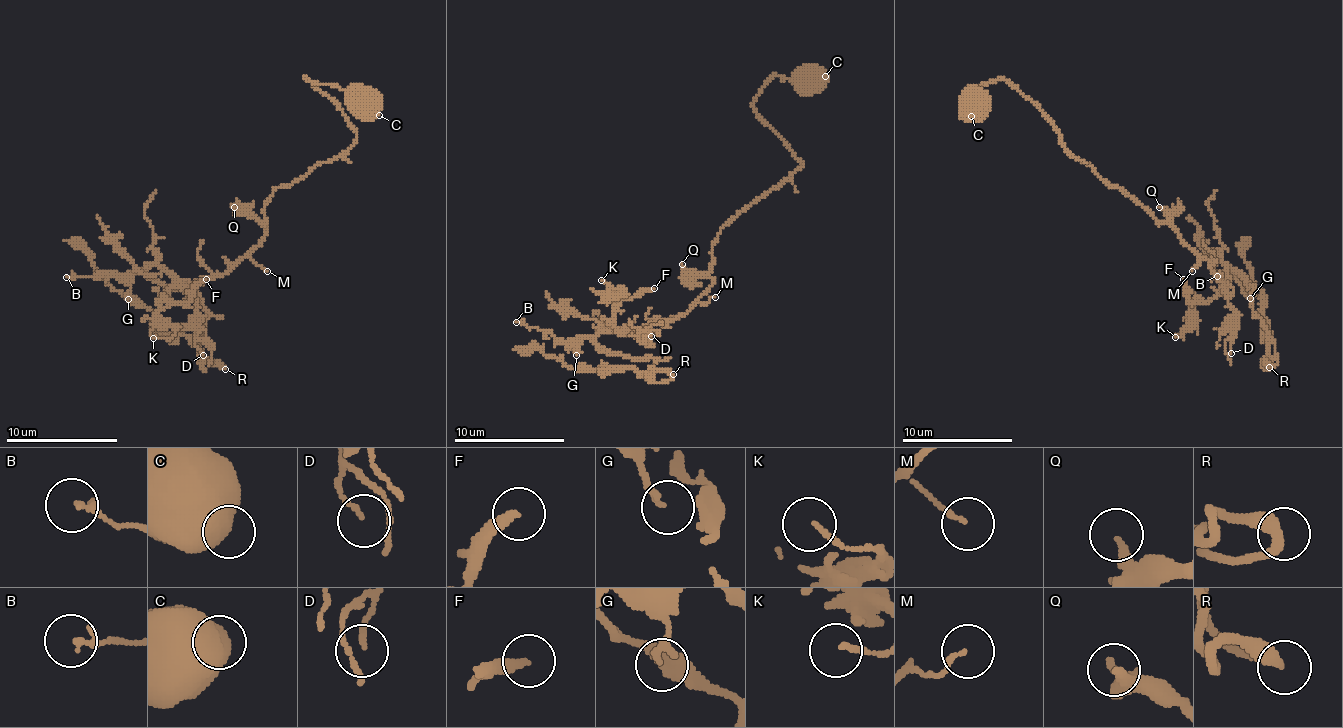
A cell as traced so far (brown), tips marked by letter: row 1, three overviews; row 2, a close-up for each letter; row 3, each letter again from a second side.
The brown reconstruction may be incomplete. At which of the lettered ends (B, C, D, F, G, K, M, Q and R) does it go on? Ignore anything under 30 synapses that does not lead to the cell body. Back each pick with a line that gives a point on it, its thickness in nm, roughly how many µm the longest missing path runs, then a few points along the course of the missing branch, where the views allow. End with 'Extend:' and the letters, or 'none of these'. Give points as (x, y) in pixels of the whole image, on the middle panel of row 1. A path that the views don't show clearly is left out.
F: (654, 288) | 320 nm | 15 µm | (654, 288), (687, 264), (693, 241), (701, 230), (687, 219), (676, 222), (662, 214)
Extend: F

